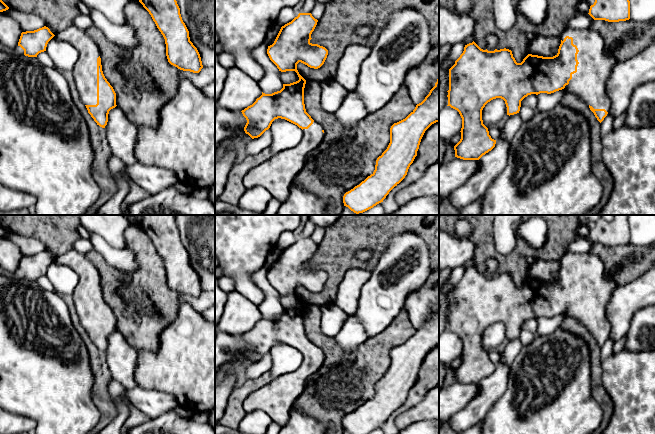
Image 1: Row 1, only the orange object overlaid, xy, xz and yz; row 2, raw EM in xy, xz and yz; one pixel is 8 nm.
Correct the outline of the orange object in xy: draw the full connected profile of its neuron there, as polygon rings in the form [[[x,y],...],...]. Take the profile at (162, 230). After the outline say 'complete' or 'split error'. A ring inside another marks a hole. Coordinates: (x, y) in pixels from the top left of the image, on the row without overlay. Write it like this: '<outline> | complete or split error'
[[[175,215],[139,216],[139,226],[149,236],[165,263],[168,286],[180,294],[199,297],[203,292],[201,281],[190,265]]] | complete

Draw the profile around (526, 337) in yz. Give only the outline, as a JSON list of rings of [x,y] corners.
[[[521,330],[519,339],[523,346],[529,345],[535,338],[535,334],[528,330]]]

